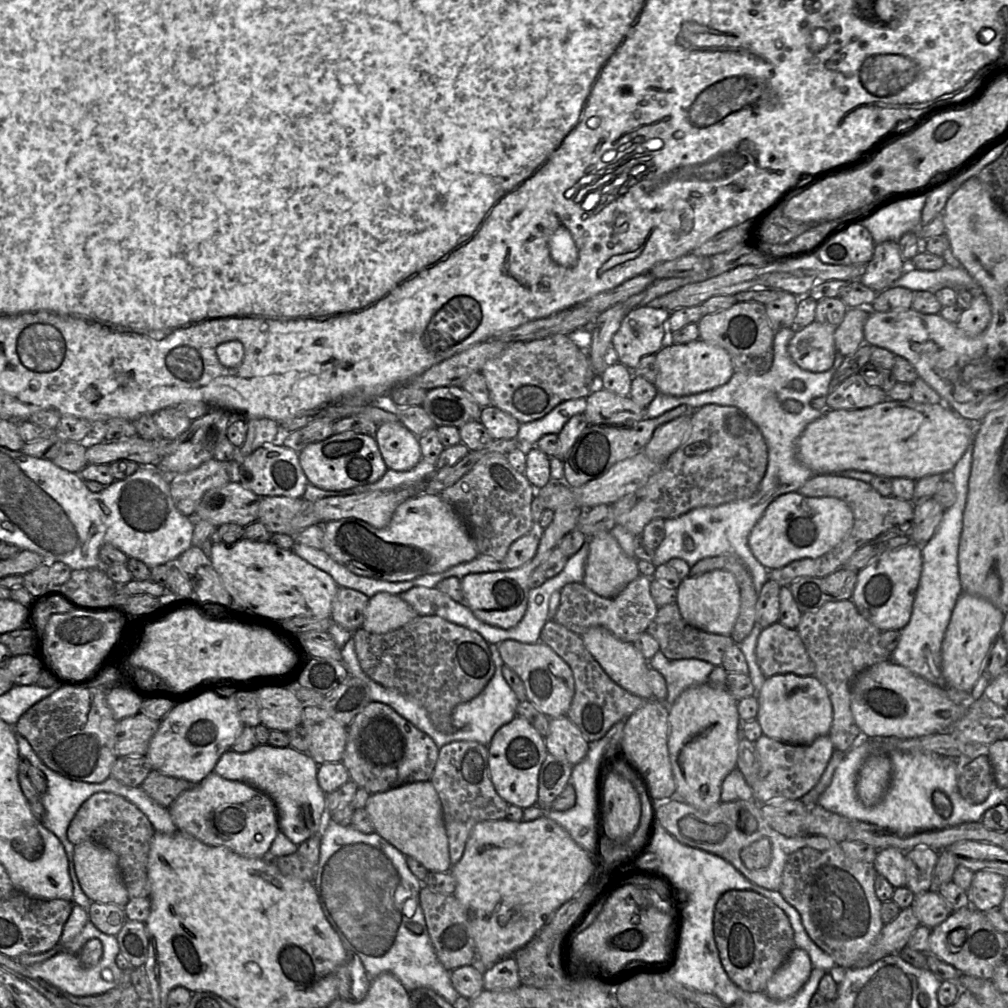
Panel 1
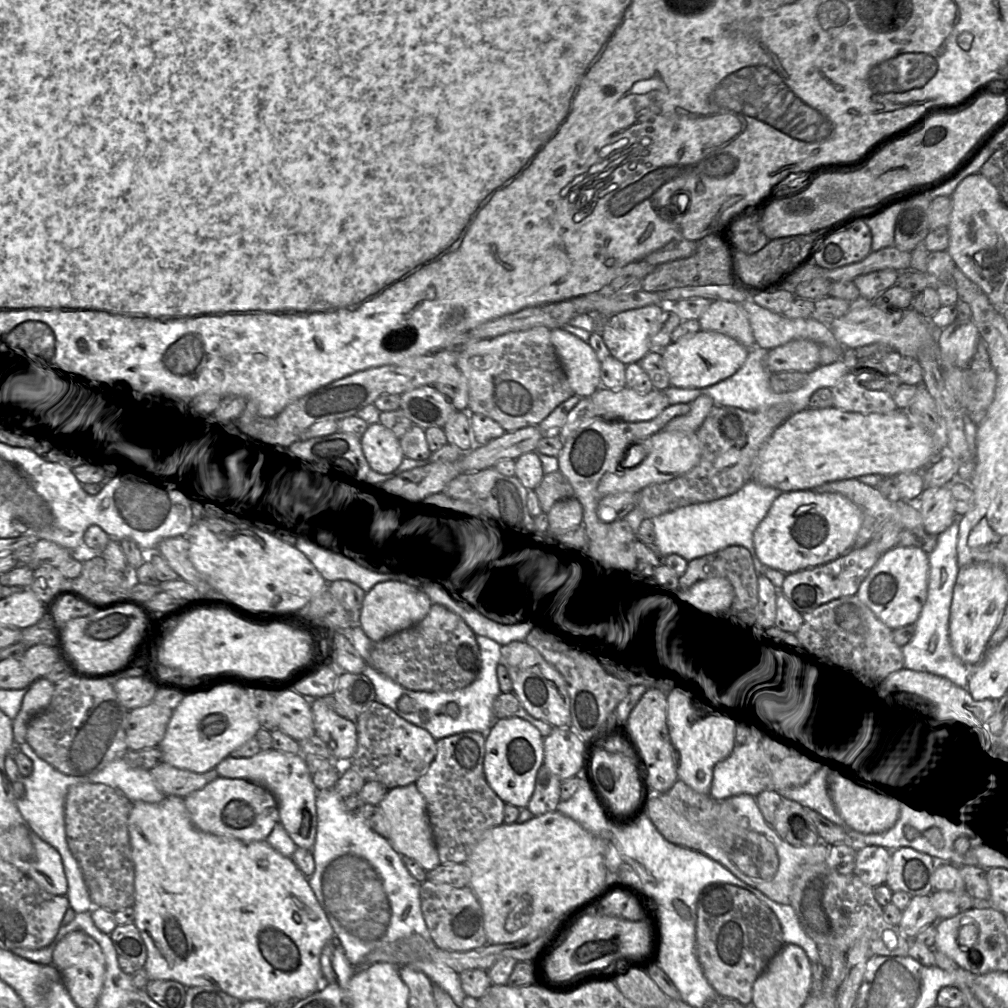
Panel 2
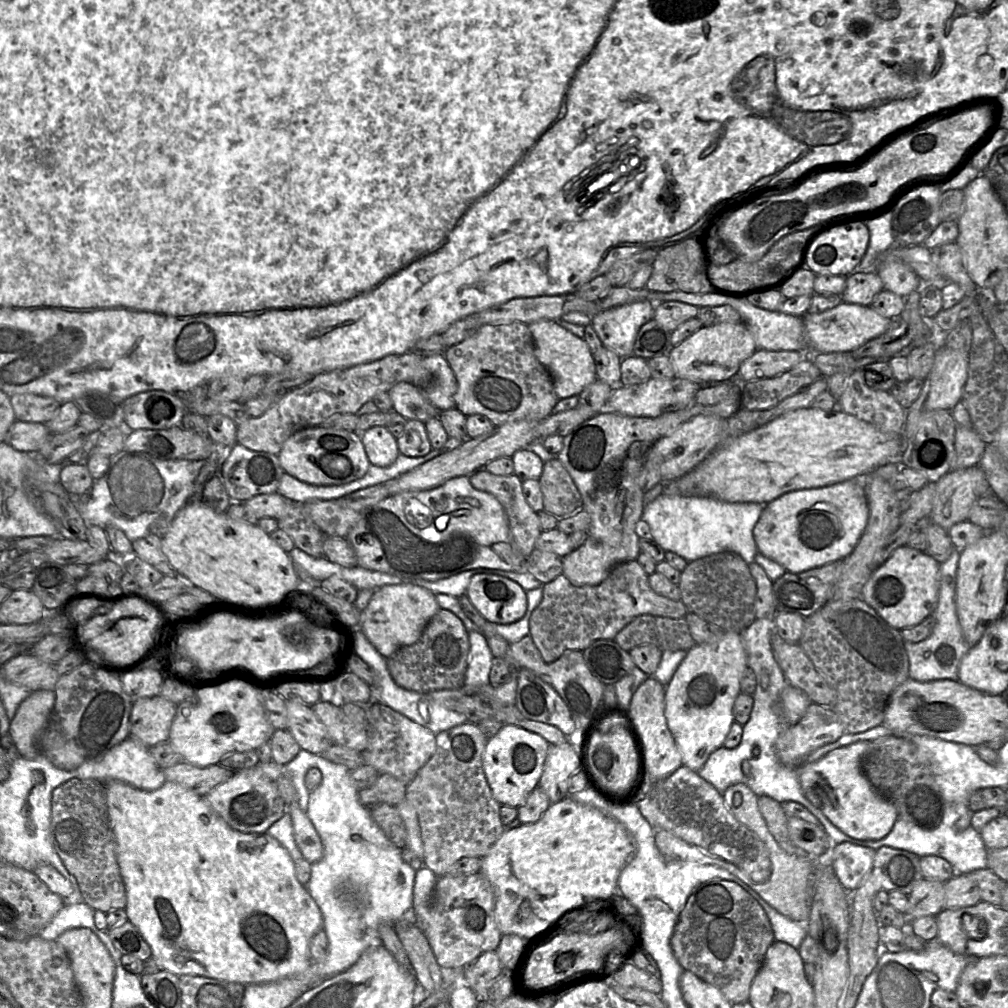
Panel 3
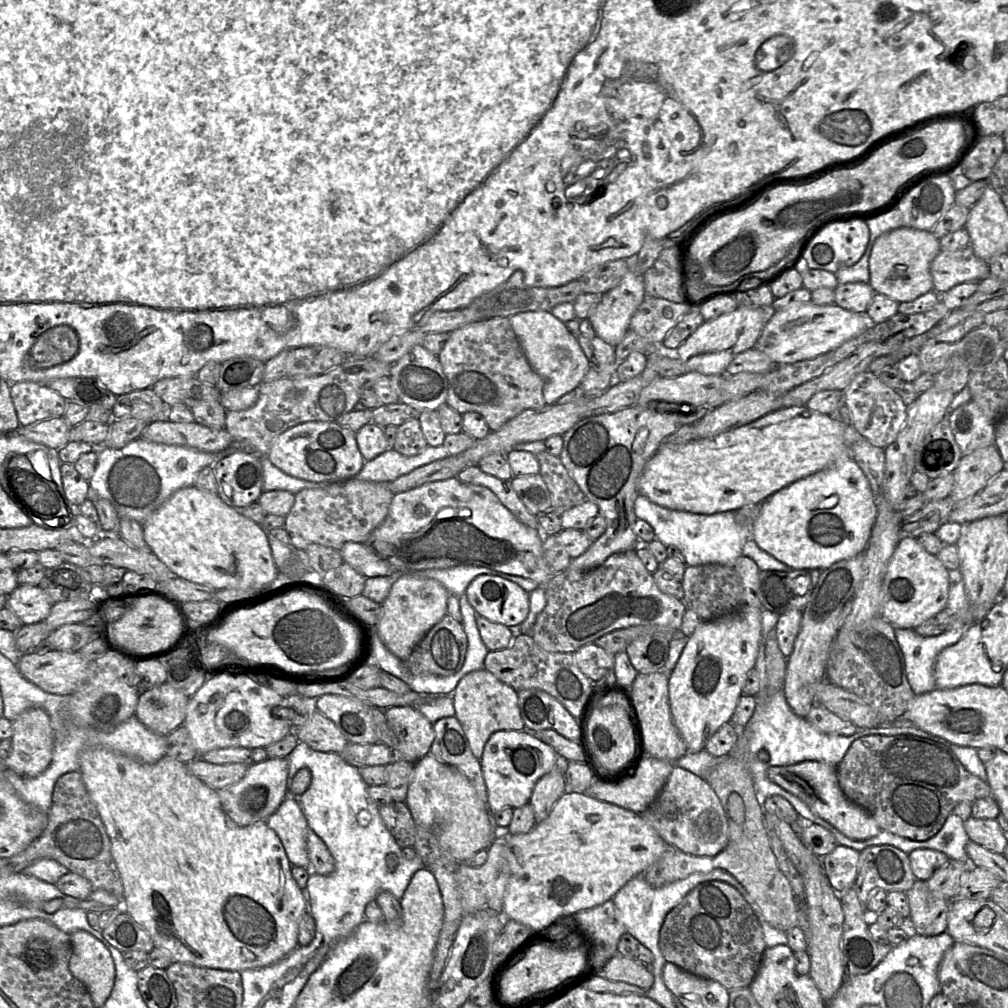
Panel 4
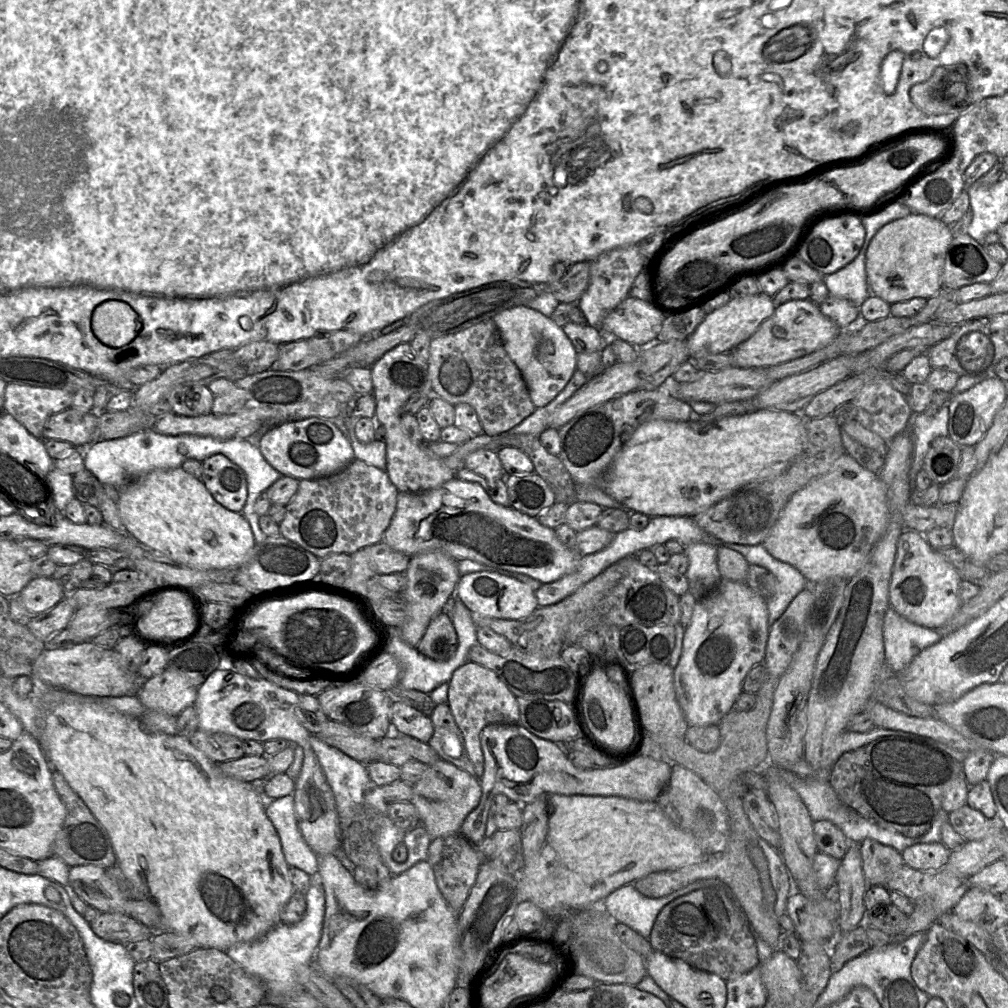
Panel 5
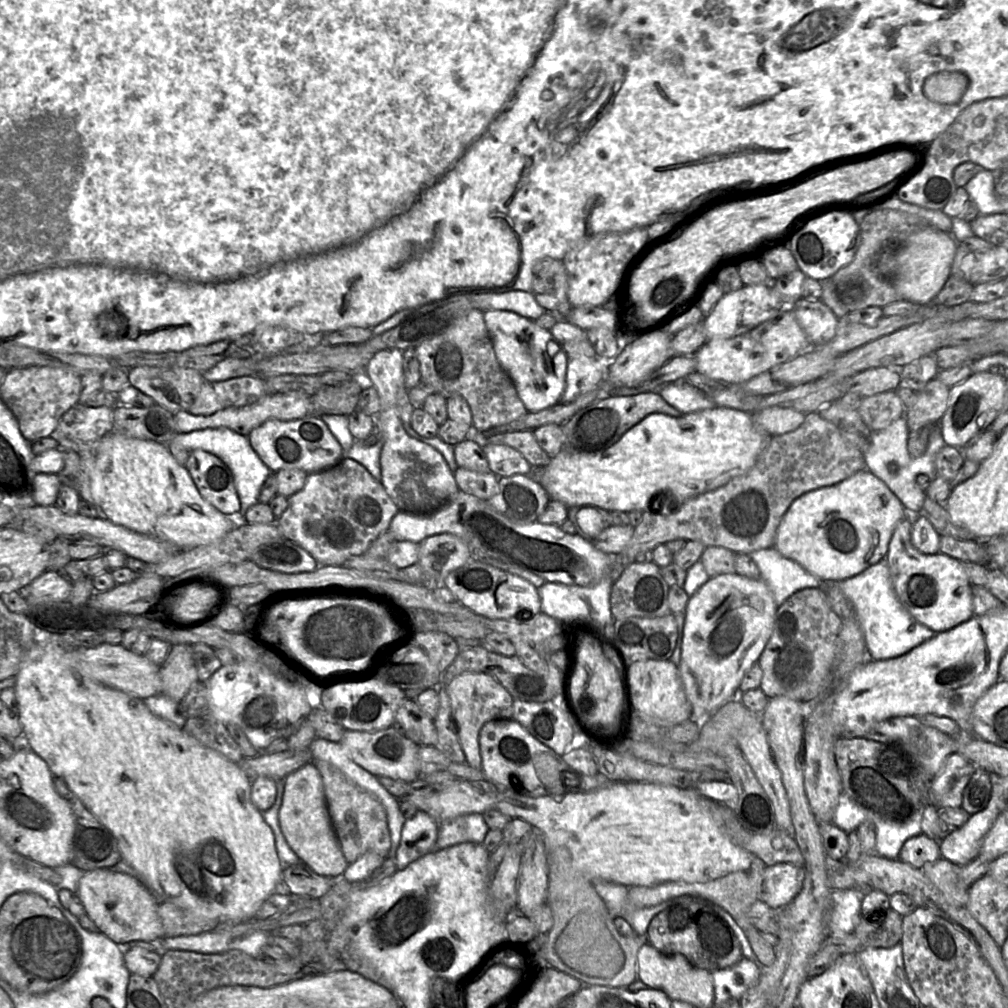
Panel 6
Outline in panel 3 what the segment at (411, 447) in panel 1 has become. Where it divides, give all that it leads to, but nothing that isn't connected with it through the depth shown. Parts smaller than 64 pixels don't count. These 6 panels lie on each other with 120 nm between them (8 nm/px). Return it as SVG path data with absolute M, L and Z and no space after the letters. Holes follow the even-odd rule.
M374 426L361 433L361 441L370 464L387 467L399 455L396 438L385 426Z

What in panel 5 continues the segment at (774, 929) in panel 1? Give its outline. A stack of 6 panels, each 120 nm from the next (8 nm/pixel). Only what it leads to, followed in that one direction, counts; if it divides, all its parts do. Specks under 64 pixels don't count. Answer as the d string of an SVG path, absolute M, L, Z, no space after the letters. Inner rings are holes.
M704 888L673 900L658 914L648 941L653 950L681 959L699 971L716 974L724 981L737 979L760 965L756 935L728 888Z

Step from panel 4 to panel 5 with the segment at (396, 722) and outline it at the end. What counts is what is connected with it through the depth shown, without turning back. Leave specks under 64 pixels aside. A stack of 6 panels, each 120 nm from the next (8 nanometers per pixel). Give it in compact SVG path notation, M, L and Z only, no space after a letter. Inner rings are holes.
M400 699L391 706L392 730L424 743L429 743L434 733L431 718Z

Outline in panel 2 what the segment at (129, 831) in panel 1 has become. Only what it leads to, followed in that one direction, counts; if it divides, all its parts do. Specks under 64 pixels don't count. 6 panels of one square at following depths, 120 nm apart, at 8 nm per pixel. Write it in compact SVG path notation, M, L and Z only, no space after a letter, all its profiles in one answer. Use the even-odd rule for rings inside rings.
M77 784L69 788L65 801L65 835L68 847L77 860L94 906L117 911L133 906L135 867L128 832L128 818L133 807L125 794L105 784Z

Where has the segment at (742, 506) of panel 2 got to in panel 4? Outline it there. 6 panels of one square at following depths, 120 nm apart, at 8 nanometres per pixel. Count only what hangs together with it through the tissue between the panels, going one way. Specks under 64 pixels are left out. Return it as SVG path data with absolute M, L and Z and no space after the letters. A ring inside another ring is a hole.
M638 495L634 502L637 519L649 523L654 529L656 539L666 547L674 545L684 556L687 566L718 563L733 566L742 555L745 542L751 538L751 529L735 519L734 511L718 512L711 515L695 514L660 506L643 495Z

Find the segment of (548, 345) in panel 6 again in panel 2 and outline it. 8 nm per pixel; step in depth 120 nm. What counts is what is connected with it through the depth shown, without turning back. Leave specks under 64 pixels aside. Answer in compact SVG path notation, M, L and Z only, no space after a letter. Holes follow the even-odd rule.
M562 328L550 331L551 343L574 395L591 396L601 385L601 363L585 342Z

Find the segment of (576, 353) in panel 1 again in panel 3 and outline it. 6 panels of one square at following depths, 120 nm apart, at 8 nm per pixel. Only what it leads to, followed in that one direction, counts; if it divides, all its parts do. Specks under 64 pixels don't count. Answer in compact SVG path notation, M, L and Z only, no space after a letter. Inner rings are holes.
M512 322L482 325L475 334L443 353L456 380L455 408L466 416L486 416L495 427L526 419L541 421L558 402L548 370L535 356L528 324Z

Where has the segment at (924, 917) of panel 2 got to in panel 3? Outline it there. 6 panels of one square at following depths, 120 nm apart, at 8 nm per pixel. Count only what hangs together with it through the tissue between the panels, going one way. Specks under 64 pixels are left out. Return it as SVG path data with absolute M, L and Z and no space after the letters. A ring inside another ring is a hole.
M923 879L908 896L908 923L923 916L937 916L944 909L945 883Z

